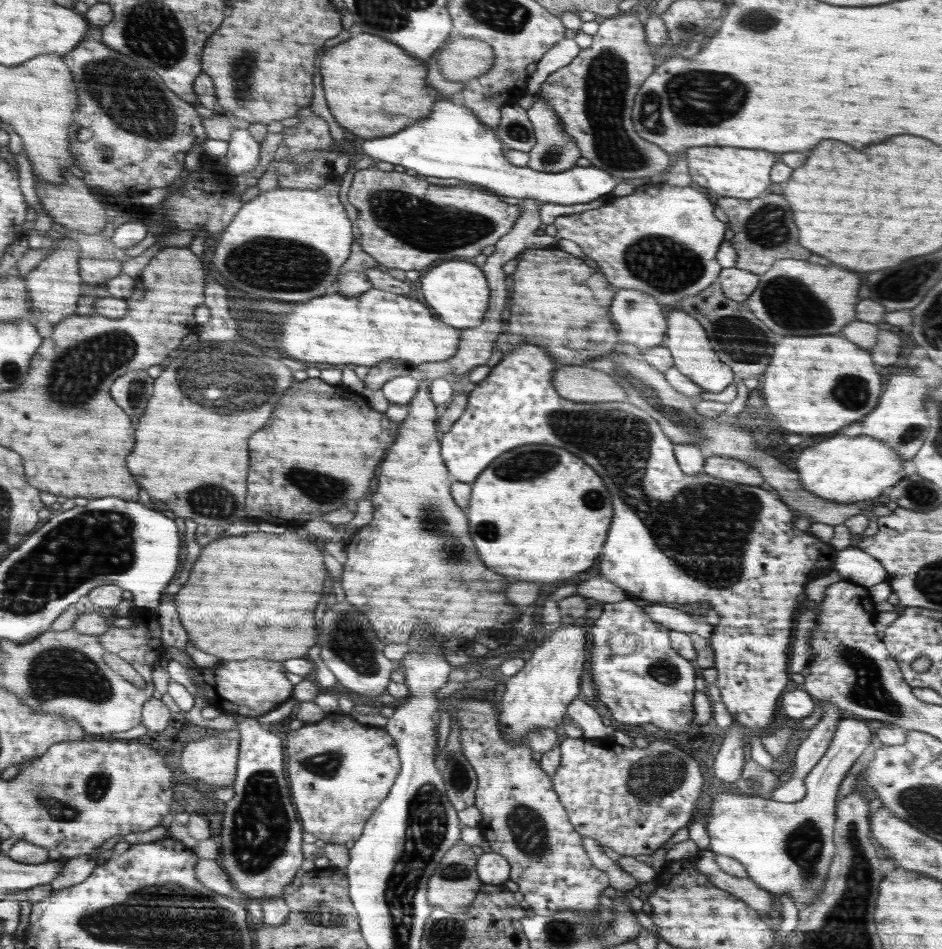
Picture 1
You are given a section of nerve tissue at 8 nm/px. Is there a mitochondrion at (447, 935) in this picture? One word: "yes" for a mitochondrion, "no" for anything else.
yes

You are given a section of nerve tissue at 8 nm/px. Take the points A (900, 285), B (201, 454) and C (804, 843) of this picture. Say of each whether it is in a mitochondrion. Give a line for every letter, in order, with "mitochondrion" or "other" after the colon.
A: mitochondrion
B: other
C: mitochondrion

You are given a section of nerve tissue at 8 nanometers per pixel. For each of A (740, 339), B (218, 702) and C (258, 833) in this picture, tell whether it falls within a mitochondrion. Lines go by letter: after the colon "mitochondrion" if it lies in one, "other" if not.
A: mitochondrion
B: other
C: mitochondrion

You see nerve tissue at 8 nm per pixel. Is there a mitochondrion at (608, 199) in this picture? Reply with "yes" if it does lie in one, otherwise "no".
no

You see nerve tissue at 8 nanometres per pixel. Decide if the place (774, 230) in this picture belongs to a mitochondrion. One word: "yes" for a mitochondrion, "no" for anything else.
yes

